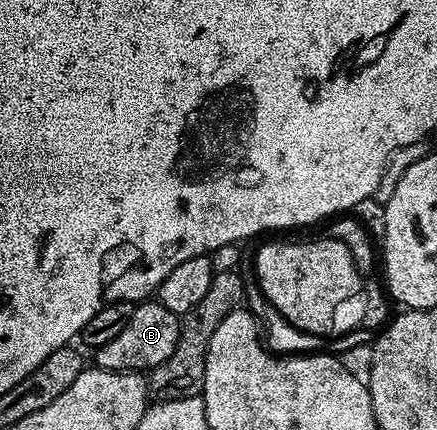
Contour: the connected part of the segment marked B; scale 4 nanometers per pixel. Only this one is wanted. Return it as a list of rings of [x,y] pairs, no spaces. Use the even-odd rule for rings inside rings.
[[[142,301],[137,304],[128,317],[128,325],[108,345],[97,348],[93,352],[93,366],[103,367],[106,371],[137,371],[149,373],[159,367],[168,357],[172,357],[172,349],[176,349],[176,341],[180,341],[182,320],[172,309],[164,309],[157,301]]]

